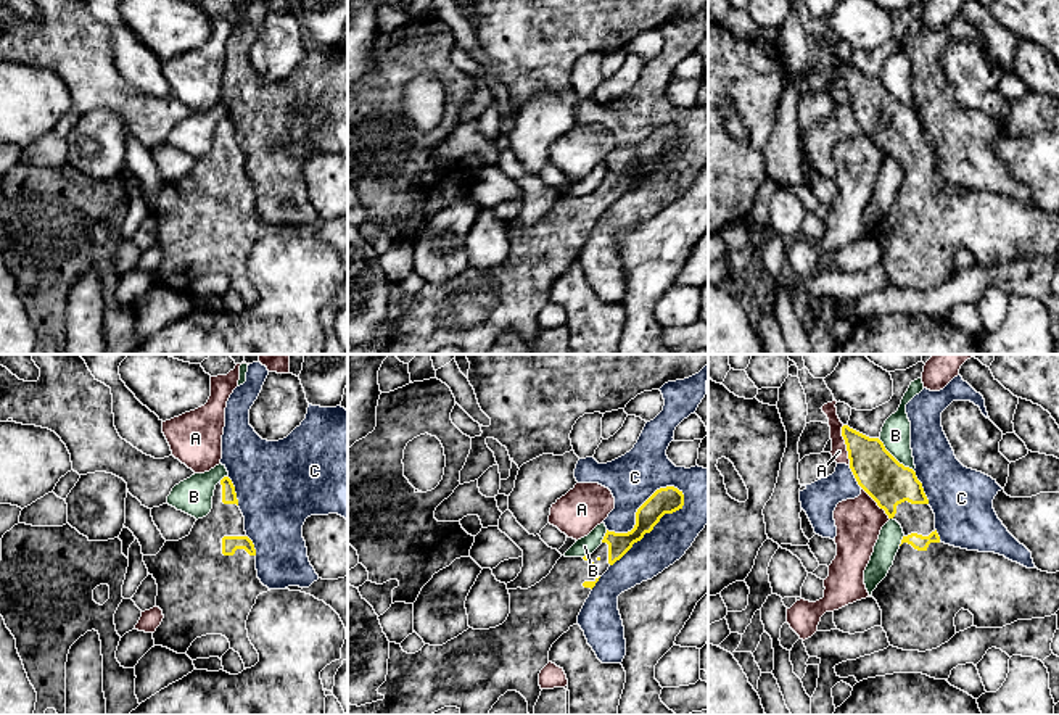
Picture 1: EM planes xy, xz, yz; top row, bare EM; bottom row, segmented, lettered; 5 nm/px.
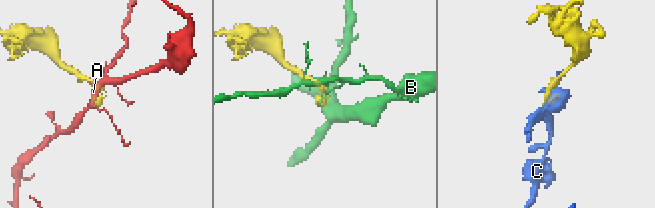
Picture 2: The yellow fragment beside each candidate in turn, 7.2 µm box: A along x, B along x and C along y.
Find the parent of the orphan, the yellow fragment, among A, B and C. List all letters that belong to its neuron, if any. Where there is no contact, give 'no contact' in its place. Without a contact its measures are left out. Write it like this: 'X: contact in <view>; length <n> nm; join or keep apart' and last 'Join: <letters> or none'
A: contact in yz; length 200 nm; keep apart
B: contact in yz; length 240 nm; keep apart
C: contact in xz; length 500 nm; keep apart
Join: none

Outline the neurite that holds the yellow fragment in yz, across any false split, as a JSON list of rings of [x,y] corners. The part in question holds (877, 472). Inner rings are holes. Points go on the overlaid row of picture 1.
[[[848,425],[842,427],[842,436],[858,485],[904,533],[893,565],[872,591],[890,646],[919,652],[940,647],[956,634],[954,617],[961,609],[974,615],[977,628],[1003,628],[1017,620],[1051,617],[1059,610],[1059,572],[1027,568],[995,552],[942,543],[935,514],[916,472],[900,464],[879,438],[869,438]]]

